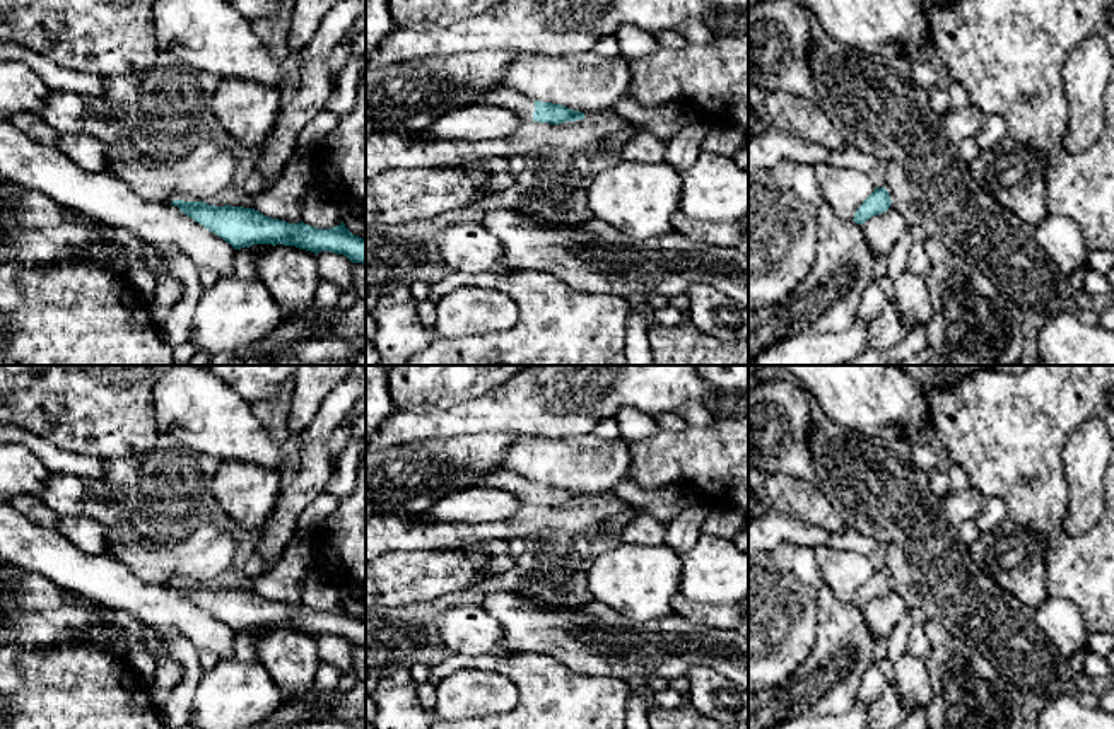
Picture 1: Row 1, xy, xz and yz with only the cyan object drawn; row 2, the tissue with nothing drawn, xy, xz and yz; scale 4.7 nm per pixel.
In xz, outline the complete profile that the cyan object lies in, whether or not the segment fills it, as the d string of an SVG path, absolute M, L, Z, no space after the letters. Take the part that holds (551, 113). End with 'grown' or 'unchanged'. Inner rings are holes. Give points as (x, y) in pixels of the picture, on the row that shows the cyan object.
M497 89L485 92L478 97L477 104L507 108L525 121L560 125L566 121L584 120L584 113L581 111L574 111L560 104L533 101L511 89Z; grown

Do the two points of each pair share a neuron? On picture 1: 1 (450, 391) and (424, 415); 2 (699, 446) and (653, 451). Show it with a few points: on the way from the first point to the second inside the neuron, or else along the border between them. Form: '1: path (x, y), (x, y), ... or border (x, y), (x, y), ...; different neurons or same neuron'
1: border (474, 396), (448, 408), (428, 403), (395, 407); different neurons
2: path (687, 451), (665, 451); same neuron

